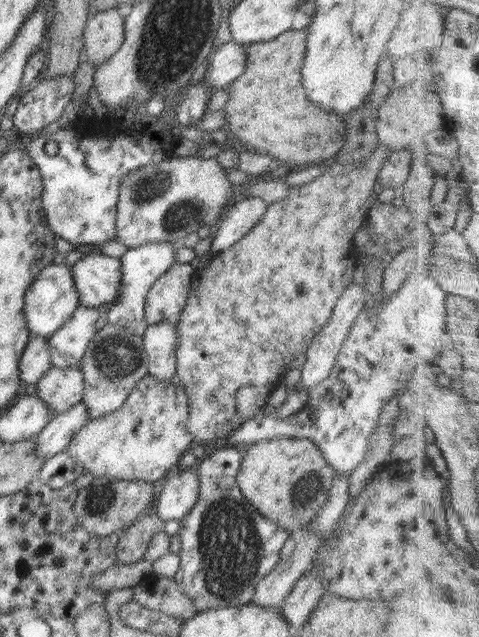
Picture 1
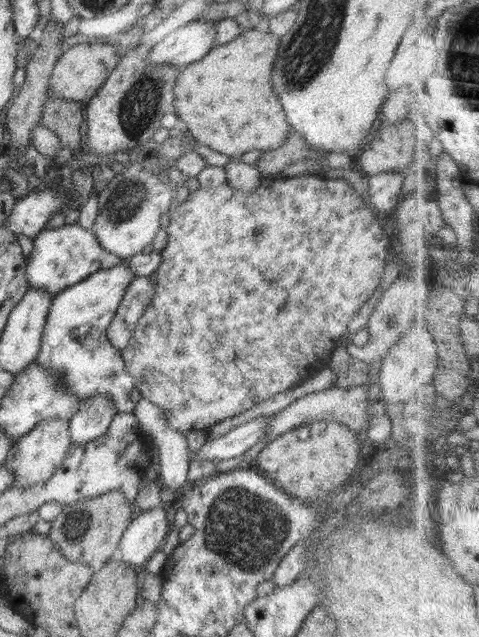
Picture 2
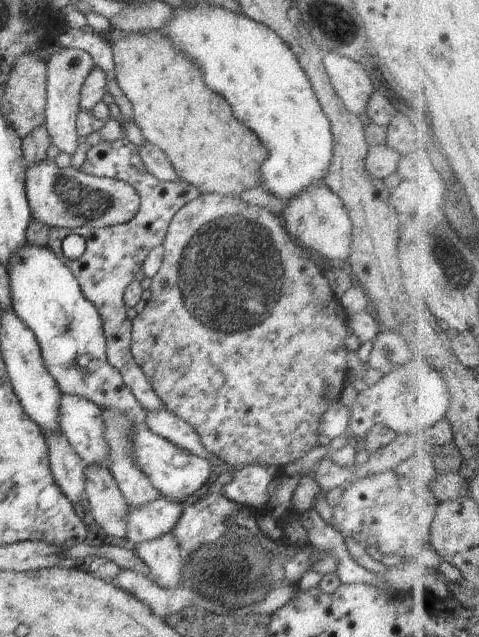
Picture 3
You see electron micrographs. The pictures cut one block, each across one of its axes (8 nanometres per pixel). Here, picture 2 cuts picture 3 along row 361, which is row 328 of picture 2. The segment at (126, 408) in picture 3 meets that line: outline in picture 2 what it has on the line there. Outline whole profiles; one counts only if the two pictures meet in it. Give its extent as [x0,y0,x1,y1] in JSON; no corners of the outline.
[36,264,143,414]

